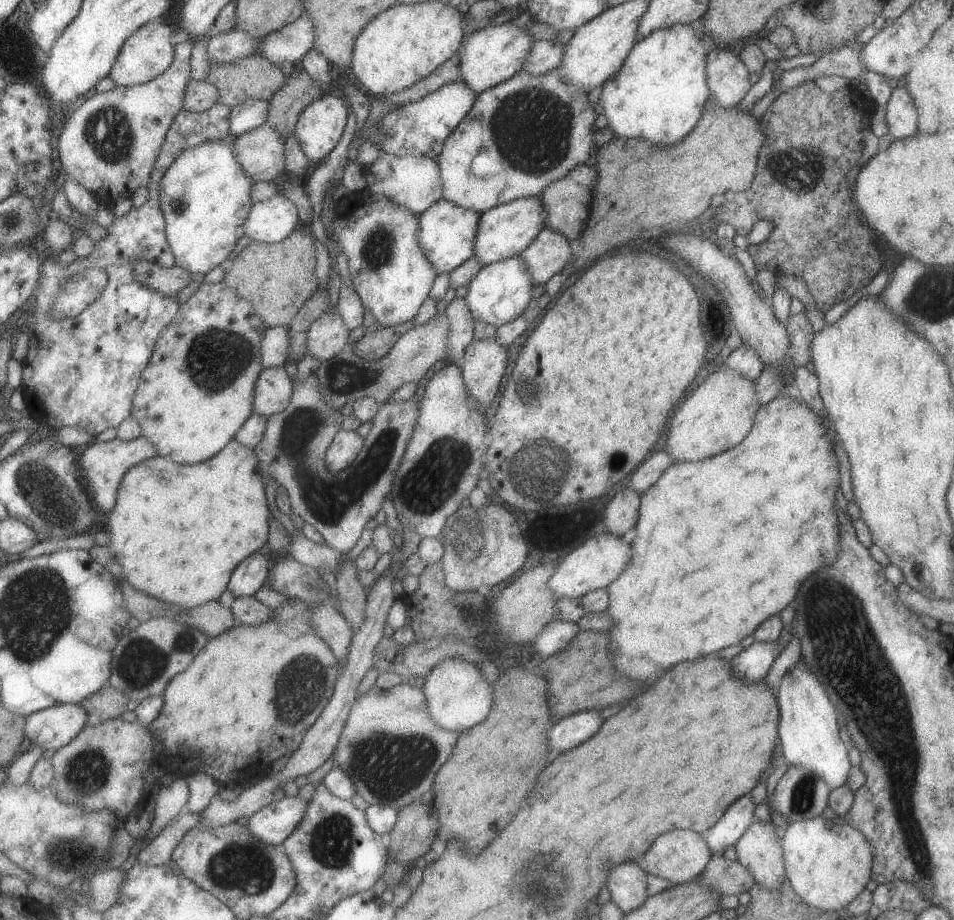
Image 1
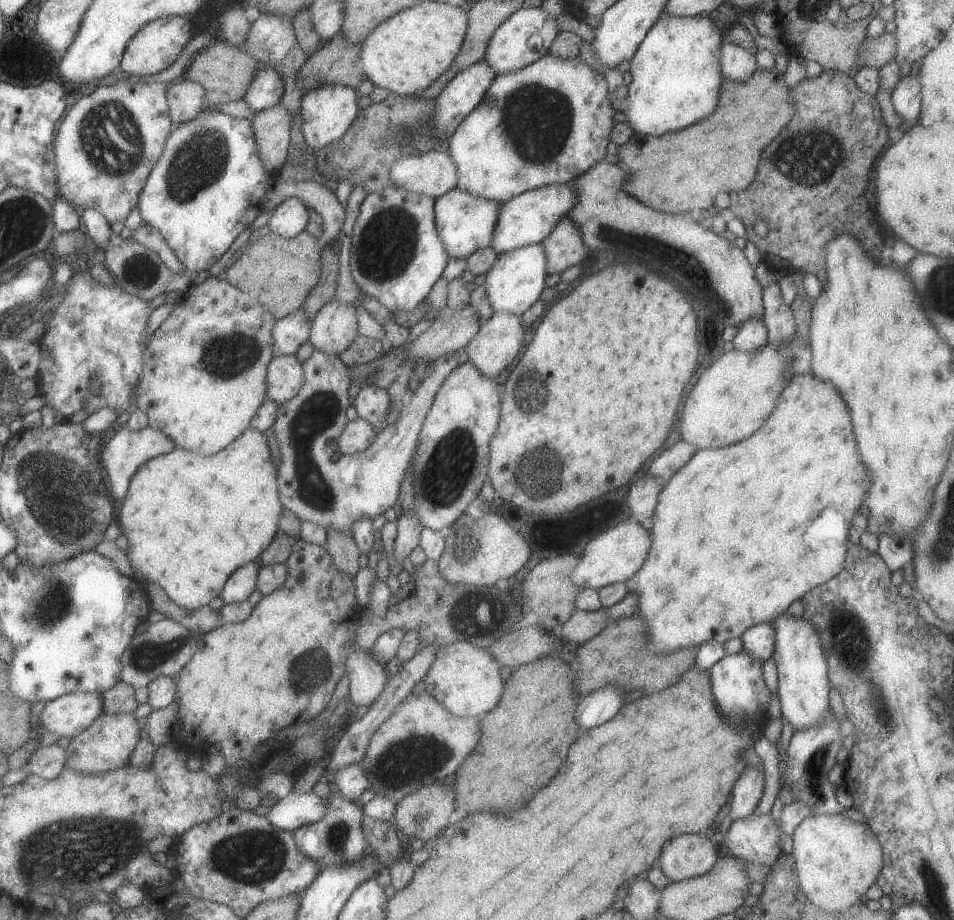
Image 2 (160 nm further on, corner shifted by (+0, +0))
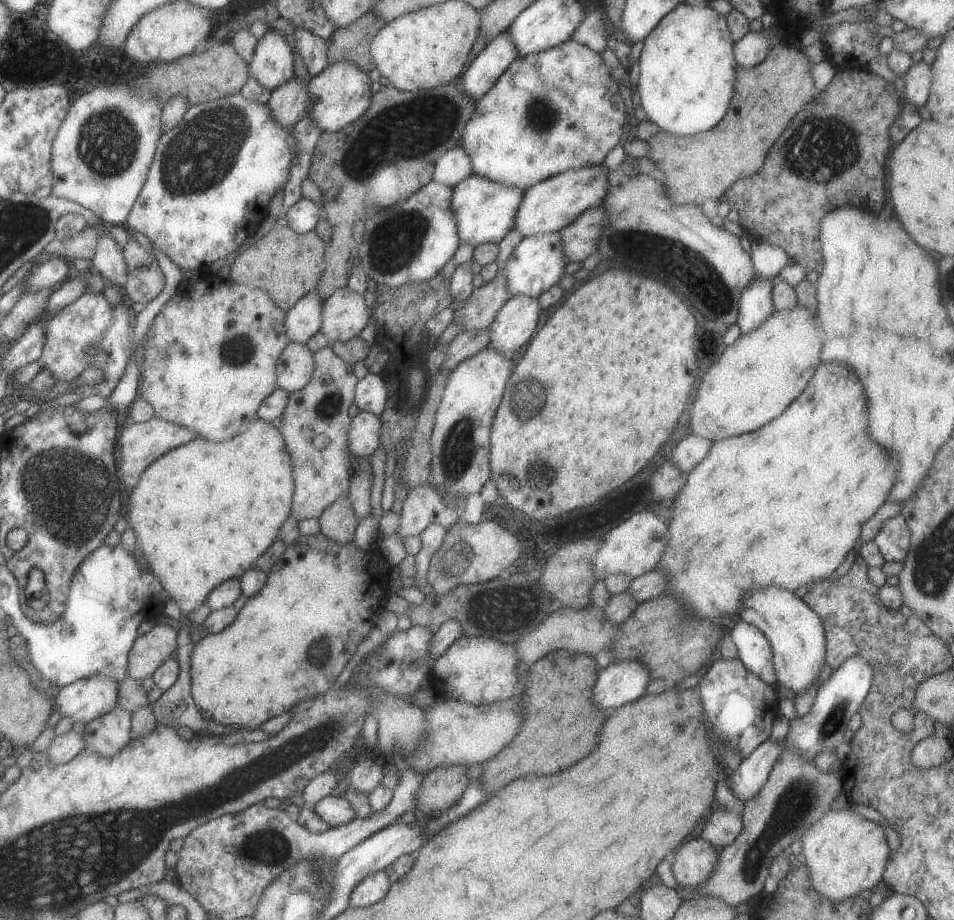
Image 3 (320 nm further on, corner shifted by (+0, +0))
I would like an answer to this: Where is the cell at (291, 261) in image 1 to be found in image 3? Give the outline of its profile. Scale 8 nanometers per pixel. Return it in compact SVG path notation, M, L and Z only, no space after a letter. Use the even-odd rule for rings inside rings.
M265 226L259 242L255 242L255 246L247 246L247 250L231 262L228 279L266 291L271 302L286 312L297 300L316 288L326 264L324 253L324 243L313 231L297 235L288 227L274 230Z

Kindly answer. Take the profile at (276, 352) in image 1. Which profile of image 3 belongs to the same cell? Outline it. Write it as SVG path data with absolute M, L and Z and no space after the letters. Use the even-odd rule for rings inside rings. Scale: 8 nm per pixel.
M309 291L286 311L283 328L289 342L306 344L321 325L321 298Z

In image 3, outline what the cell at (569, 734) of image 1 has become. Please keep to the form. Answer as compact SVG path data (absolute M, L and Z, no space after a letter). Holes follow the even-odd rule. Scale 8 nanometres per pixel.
M627 659L610 662L597 671L591 702L599 712L634 702L646 694L649 680L649 670L641 662Z

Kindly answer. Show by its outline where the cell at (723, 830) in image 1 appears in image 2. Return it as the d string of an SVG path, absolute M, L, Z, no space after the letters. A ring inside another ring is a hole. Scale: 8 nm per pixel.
M754 765L743 767L737 780L731 787L731 802L729 802L729 815L731 822L751 815L757 802L762 798L763 769L758 770Z

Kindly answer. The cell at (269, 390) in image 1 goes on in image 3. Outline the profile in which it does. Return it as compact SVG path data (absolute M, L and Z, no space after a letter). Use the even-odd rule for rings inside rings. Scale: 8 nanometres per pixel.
M290 342L283 348L275 364L275 382L279 390L288 394L301 390L311 379L314 364L306 344Z

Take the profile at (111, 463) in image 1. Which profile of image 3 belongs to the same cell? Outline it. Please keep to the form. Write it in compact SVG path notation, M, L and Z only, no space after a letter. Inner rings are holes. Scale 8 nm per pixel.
M155 417L145 423L130 421L124 428L123 434L119 436L119 468L121 468L121 474L123 474L125 484L129 484L131 490L133 490L135 486L139 485L139 480L146 473L147 468L157 458L163 457L164 453L177 448L177 446L182 446L196 437L193 430L187 430L186 427L177 426L177 424L171 422L163 422L163 420Z

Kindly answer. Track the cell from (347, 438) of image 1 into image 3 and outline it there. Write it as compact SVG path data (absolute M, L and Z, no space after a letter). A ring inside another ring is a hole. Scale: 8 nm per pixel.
M359 411L349 419L346 433L347 446L357 458L366 458L380 444L380 418L369 412Z

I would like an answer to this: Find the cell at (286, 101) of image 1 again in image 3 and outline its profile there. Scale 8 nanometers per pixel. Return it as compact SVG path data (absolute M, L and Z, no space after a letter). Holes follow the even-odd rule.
M375 12L363 14L347 26L336 27L327 38L327 64L353 62L365 73L372 71L373 62L369 56L369 44L373 36L385 22L375 16Z

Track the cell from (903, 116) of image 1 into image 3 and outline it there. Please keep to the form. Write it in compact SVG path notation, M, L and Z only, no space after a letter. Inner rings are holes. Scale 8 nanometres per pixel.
M925 62L913 64L899 80L902 102L917 108L926 104L931 87L931 68Z

